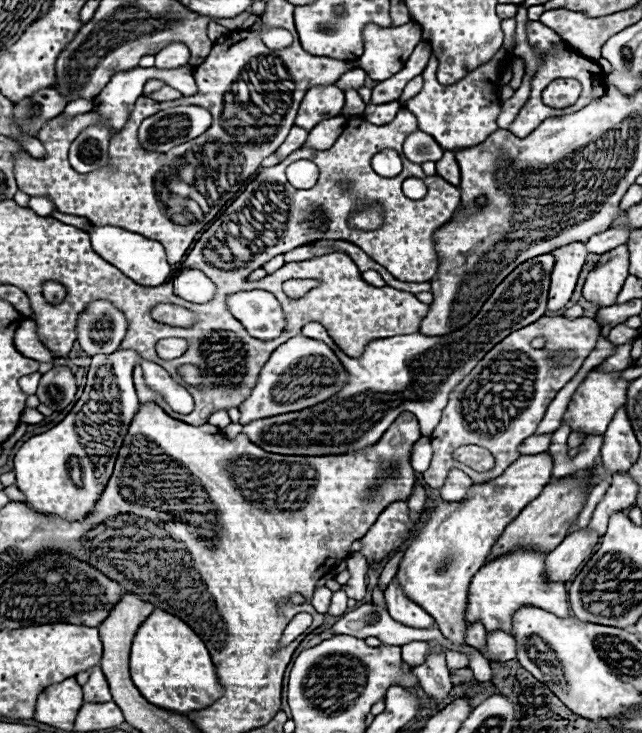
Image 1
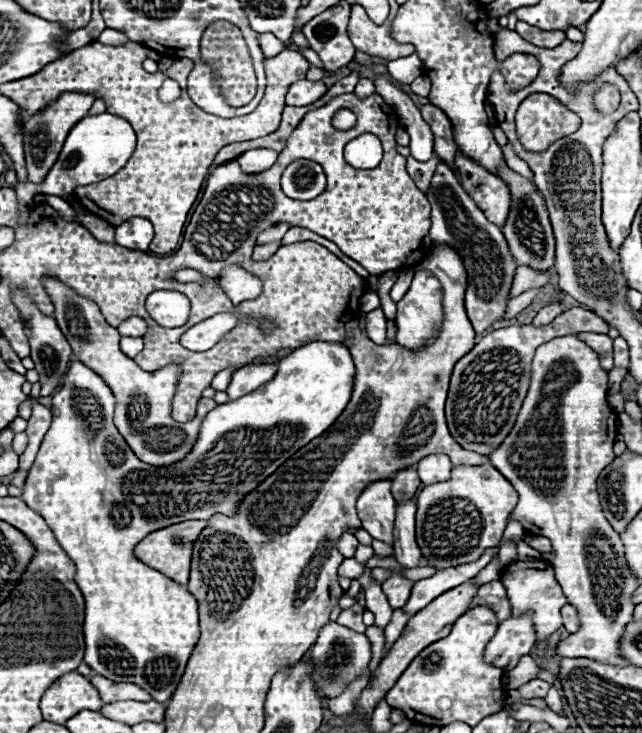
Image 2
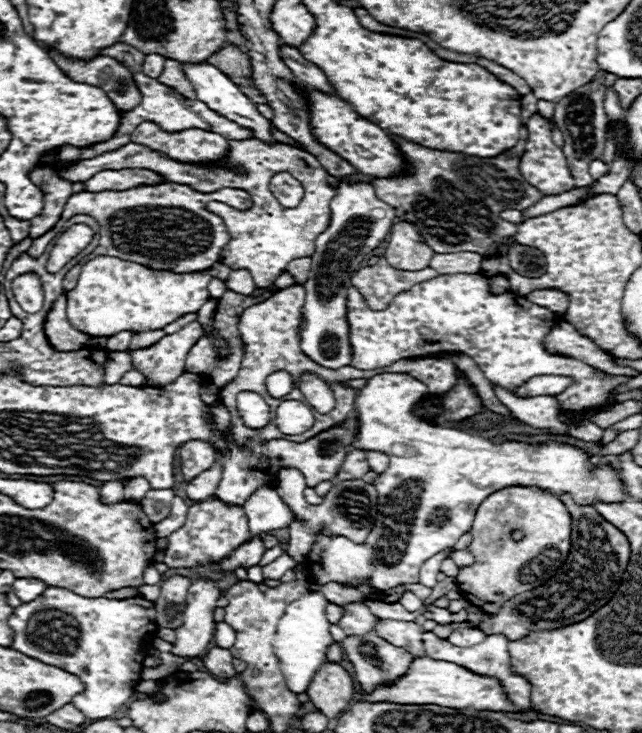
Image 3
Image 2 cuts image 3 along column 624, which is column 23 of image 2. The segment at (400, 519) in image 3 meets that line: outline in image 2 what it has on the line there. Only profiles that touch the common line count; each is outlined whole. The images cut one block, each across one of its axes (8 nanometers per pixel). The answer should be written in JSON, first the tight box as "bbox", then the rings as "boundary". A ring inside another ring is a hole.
{"bbox":[22,342,354,702],"boundary":[[[328,342],[306,344],[298,352],[282,358],[274,380],[238,400],[218,404],[210,410],[190,454],[182,458],[182,462],[158,468],[140,462],[130,446],[118,440],[120,432],[112,422],[116,402],[108,384],[82,362],[74,360],[70,364],[62,388],[52,396],[52,426],[28,472],[22,500],[46,520],[62,550],[76,564],[76,584],[86,600],[84,662],[92,670],[114,682],[138,684],[158,702],[170,700],[200,636],[198,602],[184,586],[142,564],[134,556],[136,544],[150,532],[170,524],[208,520],[214,514],[234,516],[238,504],[242,504],[252,488],[258,488],[258,484],[296,450],[318,438],[336,422],[350,400],[354,374],[352,356],[344,346]],[[82,412],[102,412],[102,428],[92,426],[94,430],[98,428],[98,432],[94,432]]]}

